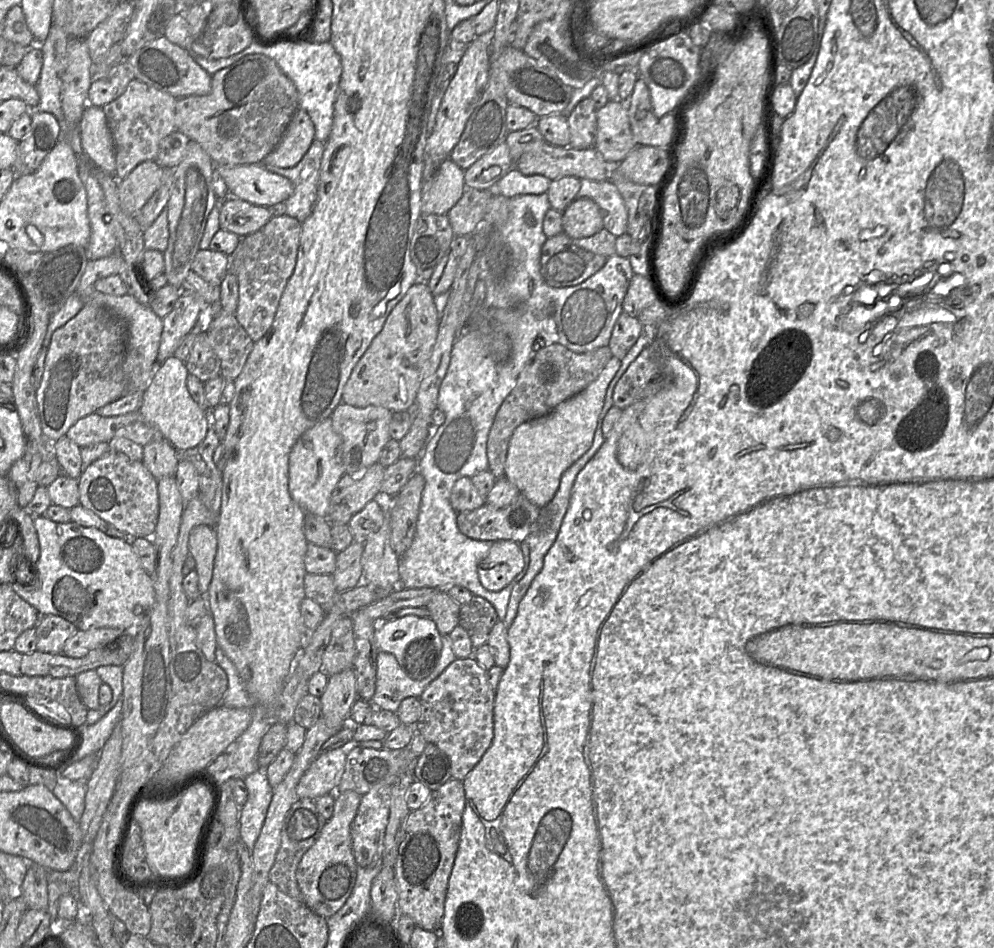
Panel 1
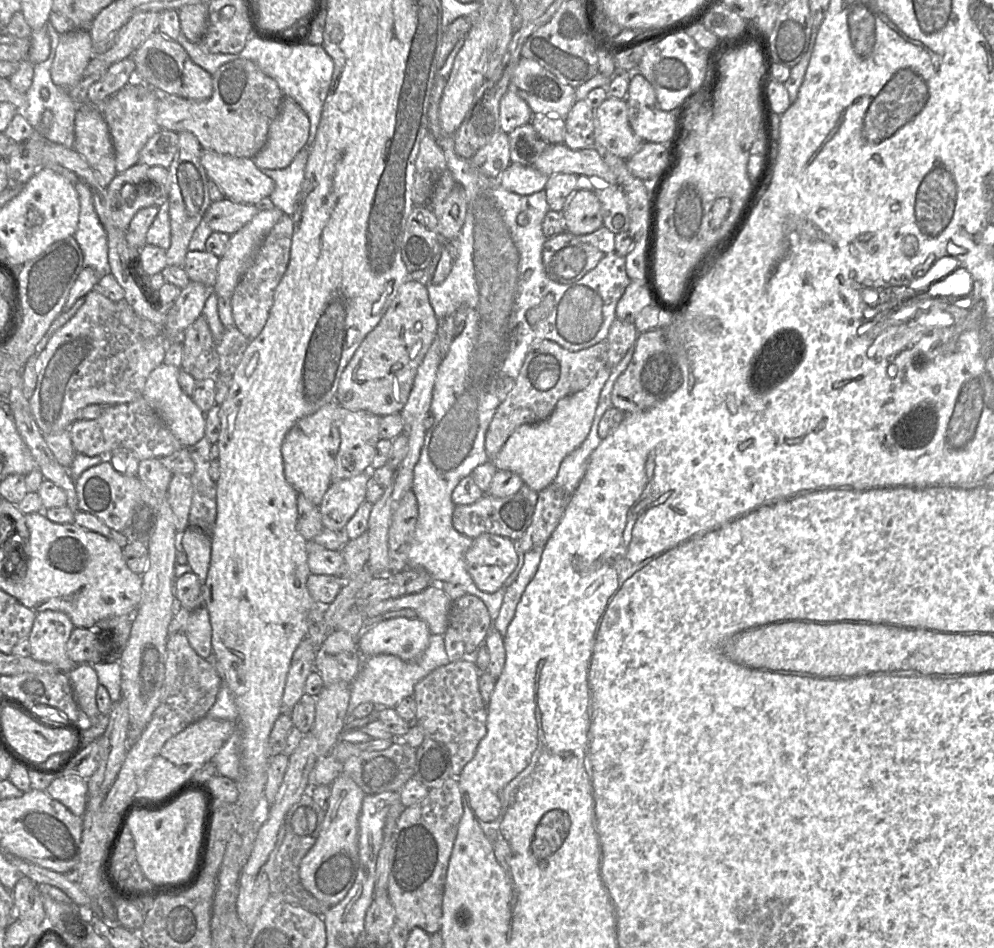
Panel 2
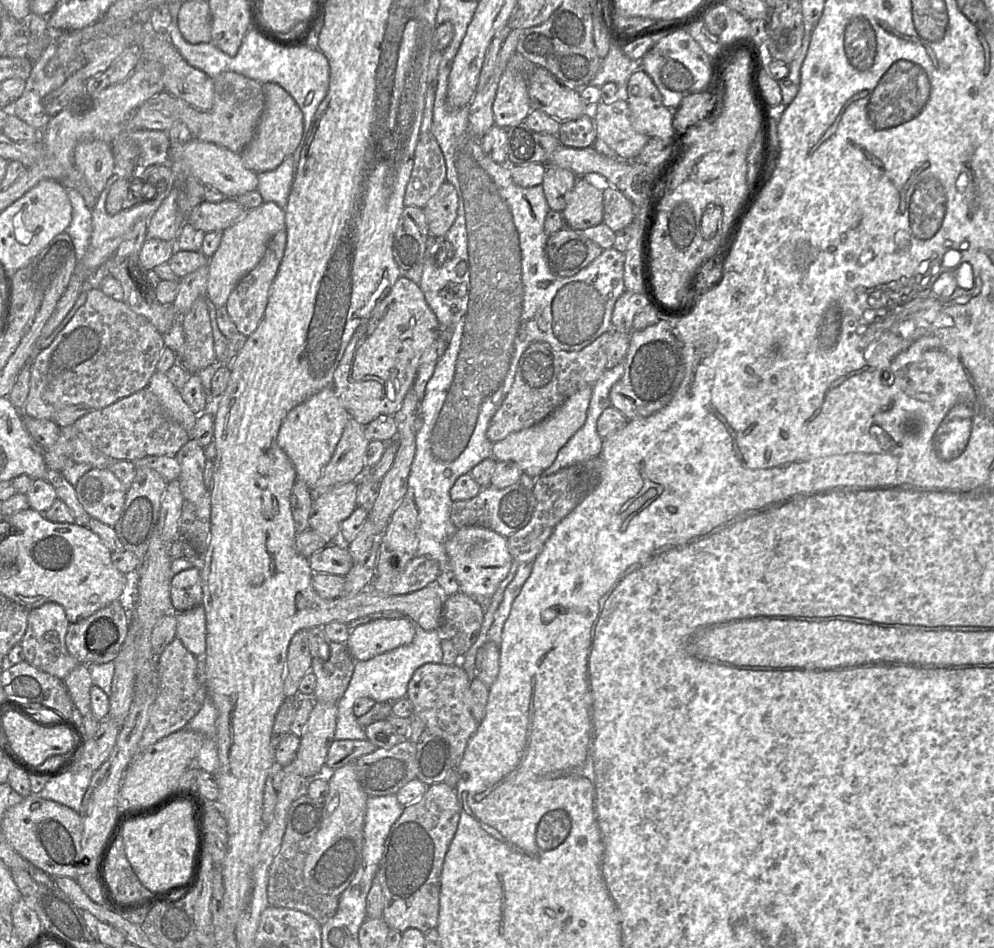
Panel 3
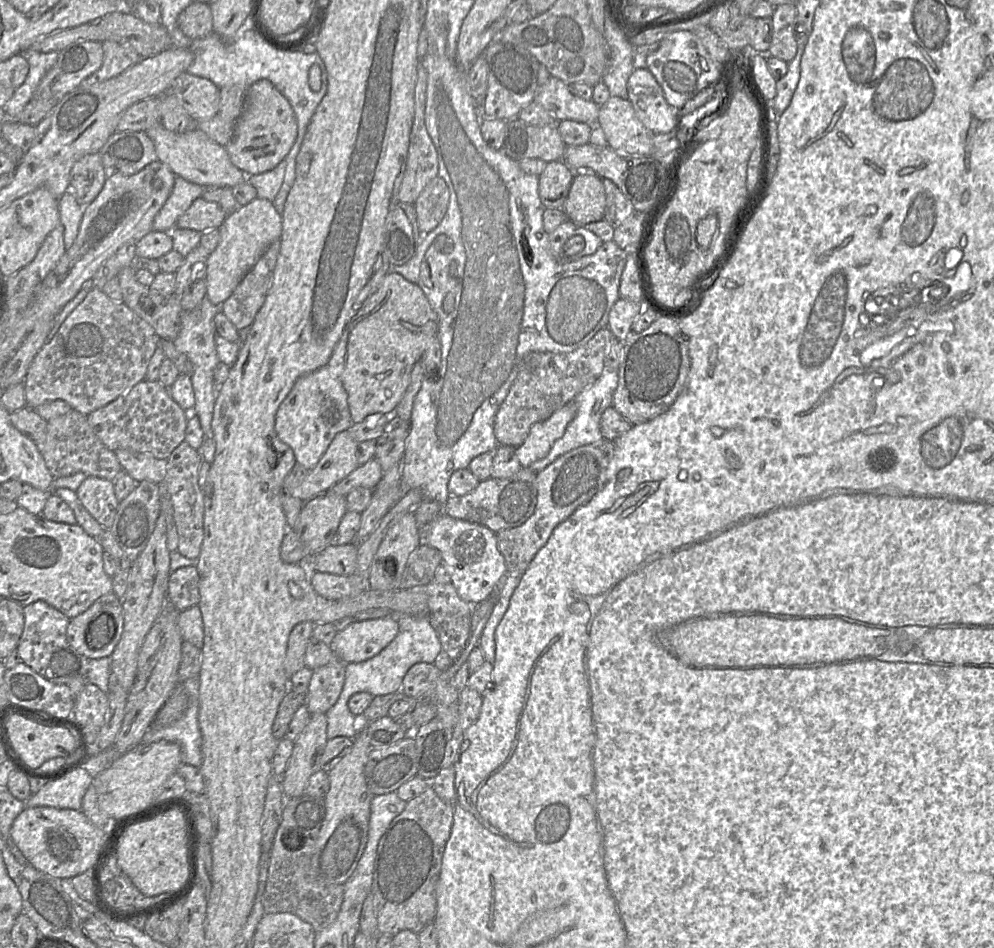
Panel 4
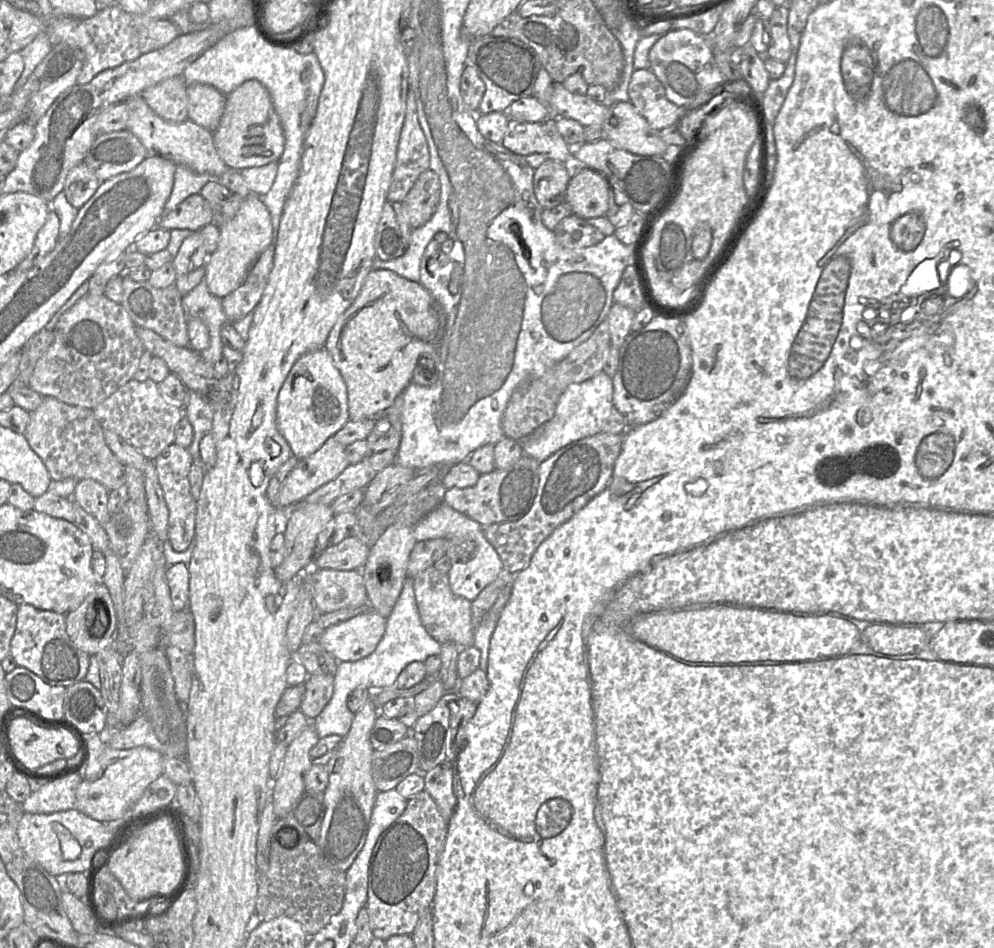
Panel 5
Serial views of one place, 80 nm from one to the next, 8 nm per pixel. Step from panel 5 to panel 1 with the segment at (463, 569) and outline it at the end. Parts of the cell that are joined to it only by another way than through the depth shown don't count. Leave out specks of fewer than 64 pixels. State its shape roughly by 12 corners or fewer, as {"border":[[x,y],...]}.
{"border":[[497,540],[478,564],[481,585],[505,588],[522,571],[520,545]]}

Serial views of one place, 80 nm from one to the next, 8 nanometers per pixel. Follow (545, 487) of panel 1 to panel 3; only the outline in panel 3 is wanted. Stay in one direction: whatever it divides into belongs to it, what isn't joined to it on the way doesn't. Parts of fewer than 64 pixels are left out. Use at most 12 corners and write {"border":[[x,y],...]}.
{"border":[[592,387],[492,444],[491,457],[538,478],[586,420]]}

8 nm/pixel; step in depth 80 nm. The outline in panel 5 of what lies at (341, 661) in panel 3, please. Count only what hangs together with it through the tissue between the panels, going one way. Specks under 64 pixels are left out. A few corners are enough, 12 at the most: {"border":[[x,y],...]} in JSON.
{"border":[[334,675],[305,682],[302,713],[314,720],[334,693]]}

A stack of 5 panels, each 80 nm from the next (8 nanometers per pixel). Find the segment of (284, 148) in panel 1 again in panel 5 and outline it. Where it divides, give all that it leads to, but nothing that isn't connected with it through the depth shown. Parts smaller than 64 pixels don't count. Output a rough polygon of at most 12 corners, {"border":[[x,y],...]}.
{"border":[[266,87],[225,96],[216,151],[241,171],[278,162],[285,136]]}

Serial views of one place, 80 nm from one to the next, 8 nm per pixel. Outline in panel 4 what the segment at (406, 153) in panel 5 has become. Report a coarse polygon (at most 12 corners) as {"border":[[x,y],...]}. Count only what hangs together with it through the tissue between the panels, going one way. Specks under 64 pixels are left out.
{"border":[[422,67],[397,202],[414,204],[438,176],[438,154],[425,126]]}

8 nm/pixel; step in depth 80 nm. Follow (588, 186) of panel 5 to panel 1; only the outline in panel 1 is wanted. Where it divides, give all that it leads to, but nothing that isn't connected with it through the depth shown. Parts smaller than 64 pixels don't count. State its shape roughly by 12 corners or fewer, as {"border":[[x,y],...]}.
{"border":[[588,197],[566,207],[562,225],[571,239],[604,229],[599,206]]}

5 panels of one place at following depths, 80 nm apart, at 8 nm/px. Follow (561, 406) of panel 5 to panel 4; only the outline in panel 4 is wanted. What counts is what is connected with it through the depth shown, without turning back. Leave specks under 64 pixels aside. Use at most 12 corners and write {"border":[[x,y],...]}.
{"border":[[603,370],[576,395],[576,413],[538,473],[559,456],[602,439],[600,418],[612,406],[618,370]]}

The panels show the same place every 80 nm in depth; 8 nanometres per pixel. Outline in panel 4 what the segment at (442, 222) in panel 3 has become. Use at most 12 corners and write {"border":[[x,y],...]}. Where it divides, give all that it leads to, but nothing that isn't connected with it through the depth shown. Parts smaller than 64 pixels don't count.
{"border":[[439,176],[413,204],[422,233],[445,216],[450,192]]}

